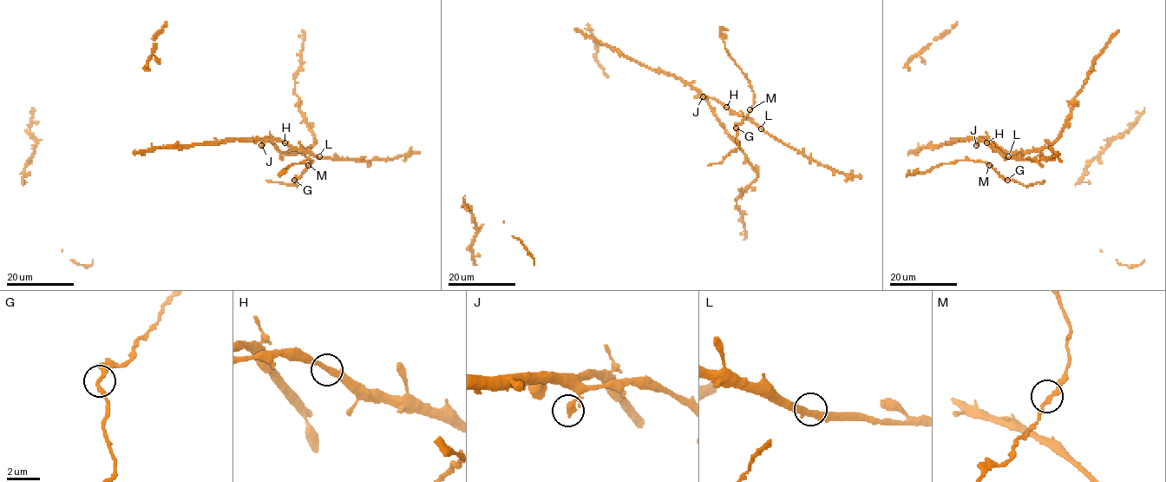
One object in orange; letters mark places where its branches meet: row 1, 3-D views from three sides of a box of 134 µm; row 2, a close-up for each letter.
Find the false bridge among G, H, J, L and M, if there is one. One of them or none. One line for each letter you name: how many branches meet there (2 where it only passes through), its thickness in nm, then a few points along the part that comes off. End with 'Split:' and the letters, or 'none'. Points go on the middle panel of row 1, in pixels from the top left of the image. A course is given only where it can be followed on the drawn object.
Split: none

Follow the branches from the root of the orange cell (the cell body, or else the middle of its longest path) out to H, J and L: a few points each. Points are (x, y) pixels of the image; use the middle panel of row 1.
H: (682, 81), (686, 81), (705, 96), (719, 101), (726, 107)
J: (682, 81), (691, 84), (703, 96)
L: (682, 81), (751, 119), (761, 128)

